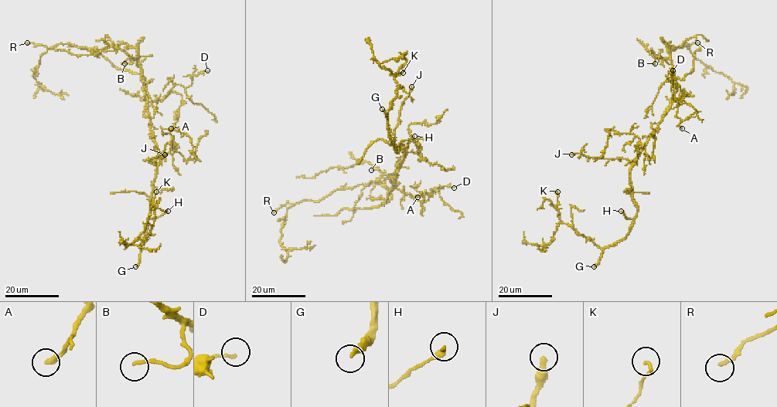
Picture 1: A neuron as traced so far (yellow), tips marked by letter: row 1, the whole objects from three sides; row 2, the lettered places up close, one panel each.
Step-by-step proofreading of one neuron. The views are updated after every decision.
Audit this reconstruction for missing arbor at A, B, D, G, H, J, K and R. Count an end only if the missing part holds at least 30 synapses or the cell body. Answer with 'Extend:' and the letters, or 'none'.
Extend: G, J

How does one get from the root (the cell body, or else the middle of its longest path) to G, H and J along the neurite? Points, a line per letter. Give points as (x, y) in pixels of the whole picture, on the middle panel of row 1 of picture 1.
G: (396, 176), (398, 167), (403, 161), (405, 150), (400, 145), (396, 151), (390, 138), (386, 114), (382, 109)
H: (396, 176), (398, 167), (403, 161), (405, 150), (400, 145), (397, 152), (395, 147), (414, 136)
J: (396, 176), (405, 150), (393, 141), (394, 129), (400, 106), (409, 96), (411, 86)

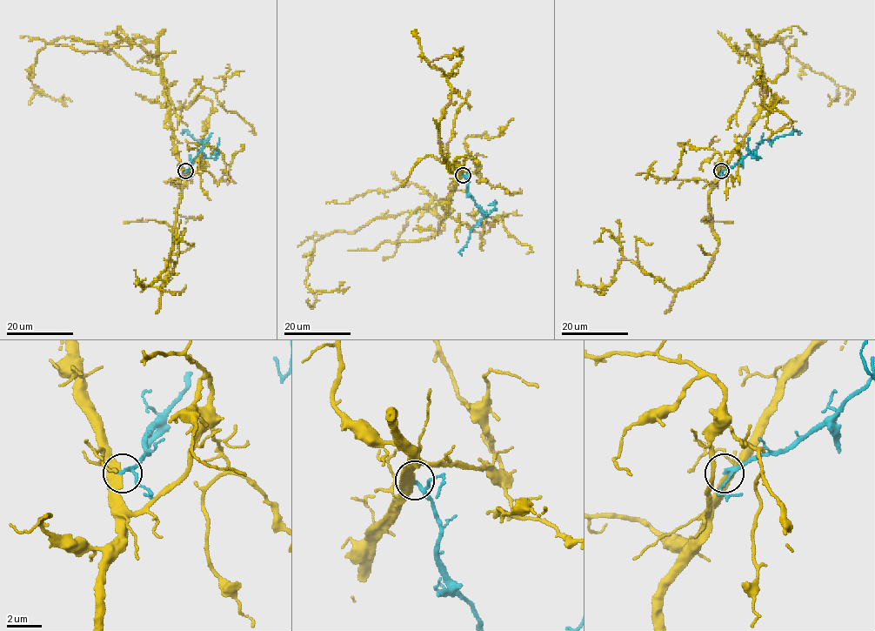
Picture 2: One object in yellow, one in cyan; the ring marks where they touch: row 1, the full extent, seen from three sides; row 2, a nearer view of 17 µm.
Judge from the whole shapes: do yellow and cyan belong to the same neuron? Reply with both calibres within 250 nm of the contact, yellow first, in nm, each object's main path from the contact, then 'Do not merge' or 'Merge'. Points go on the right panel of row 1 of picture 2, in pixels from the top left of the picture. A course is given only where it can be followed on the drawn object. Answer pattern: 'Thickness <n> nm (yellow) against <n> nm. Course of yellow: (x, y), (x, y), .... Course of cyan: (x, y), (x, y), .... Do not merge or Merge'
Thickness 380 nm (yellow) against 170 nm. Course of yellow: (721, 171), (758, 116), (764, 81), (758, 36), (763, 44), (778, 38), (831, 79), (840, 97). Course of cyan: (721, 171), (738, 164), (763, 140), (772, 141), (797, 130), (801, 132). Do not merge

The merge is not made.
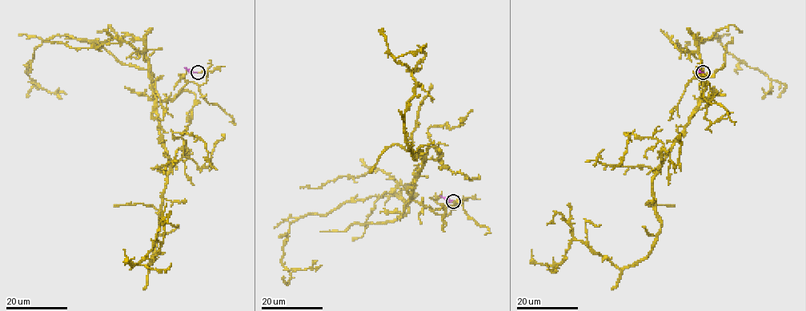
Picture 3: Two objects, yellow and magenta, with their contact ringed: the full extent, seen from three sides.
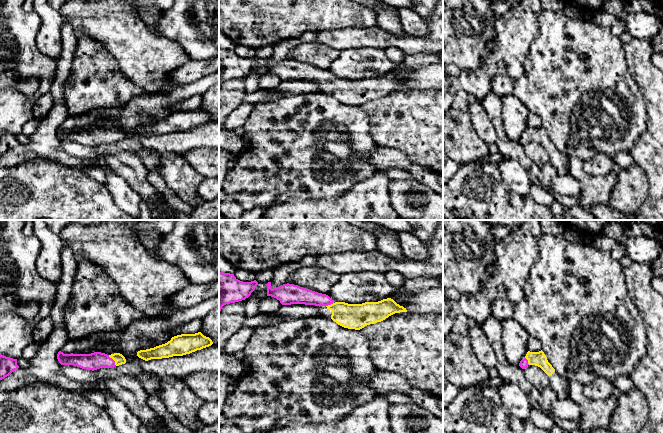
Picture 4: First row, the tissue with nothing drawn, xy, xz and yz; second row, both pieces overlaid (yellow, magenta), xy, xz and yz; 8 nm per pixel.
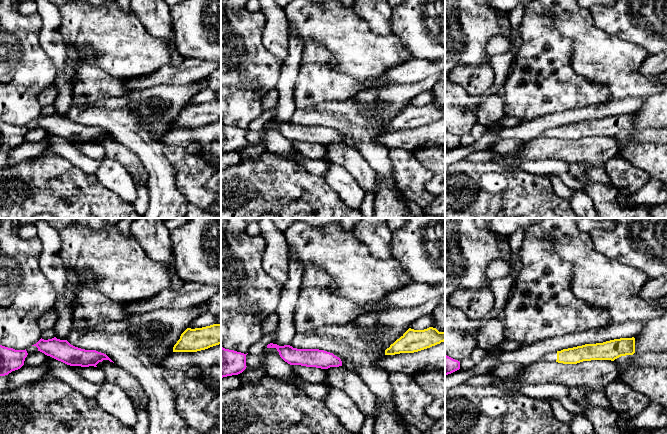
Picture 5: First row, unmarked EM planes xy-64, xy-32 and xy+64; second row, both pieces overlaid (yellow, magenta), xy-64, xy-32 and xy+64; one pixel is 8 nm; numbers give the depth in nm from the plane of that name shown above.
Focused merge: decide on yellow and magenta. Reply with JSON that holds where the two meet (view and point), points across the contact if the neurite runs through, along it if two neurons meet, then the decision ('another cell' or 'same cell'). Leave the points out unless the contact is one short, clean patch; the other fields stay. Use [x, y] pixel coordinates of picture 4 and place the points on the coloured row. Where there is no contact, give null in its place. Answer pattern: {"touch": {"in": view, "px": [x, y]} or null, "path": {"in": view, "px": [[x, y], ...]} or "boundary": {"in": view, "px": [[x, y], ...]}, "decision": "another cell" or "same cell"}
{"touch": {"in": "xy", "px": [113, 359]}, "path": {"in": "xy", "px": [[119, 359], [113, 359], [96, 360]]}, "decision": "same cell"}

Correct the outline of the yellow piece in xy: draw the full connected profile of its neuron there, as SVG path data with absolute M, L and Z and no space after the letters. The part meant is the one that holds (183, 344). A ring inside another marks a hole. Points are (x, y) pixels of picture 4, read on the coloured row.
M201 332L195 334L181 334L172 337L171 340L165 344L146 350L140 350L137 352L137 356L145 361L183 356L209 347L212 344L212 340L204 336Z

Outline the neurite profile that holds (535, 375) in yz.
M528 365L525 369L525 377L531 383L531 385L538 390L549 386L548 375L538 366Z

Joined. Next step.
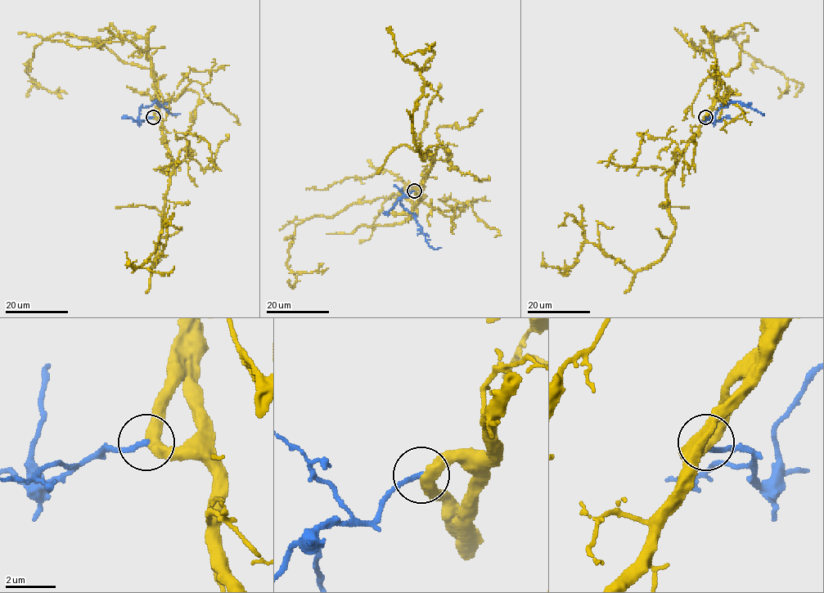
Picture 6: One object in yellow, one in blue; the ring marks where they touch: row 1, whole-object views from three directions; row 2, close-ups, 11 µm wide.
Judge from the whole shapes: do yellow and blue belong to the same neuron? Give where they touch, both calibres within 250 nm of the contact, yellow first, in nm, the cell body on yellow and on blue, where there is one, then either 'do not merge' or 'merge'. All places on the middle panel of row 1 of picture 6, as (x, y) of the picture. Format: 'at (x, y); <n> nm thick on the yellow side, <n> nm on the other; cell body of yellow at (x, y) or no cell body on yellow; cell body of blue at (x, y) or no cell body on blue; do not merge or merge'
at (414, 190); 420 nm thick on the yellow side, 200 nm on the other; no cell body on yellow; no cell body on blue; do not merge

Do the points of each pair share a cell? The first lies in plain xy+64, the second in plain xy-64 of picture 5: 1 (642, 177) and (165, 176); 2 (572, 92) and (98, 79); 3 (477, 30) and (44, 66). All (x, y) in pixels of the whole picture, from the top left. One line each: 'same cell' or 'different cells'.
1: different cells
2: same cell
3: same cell

